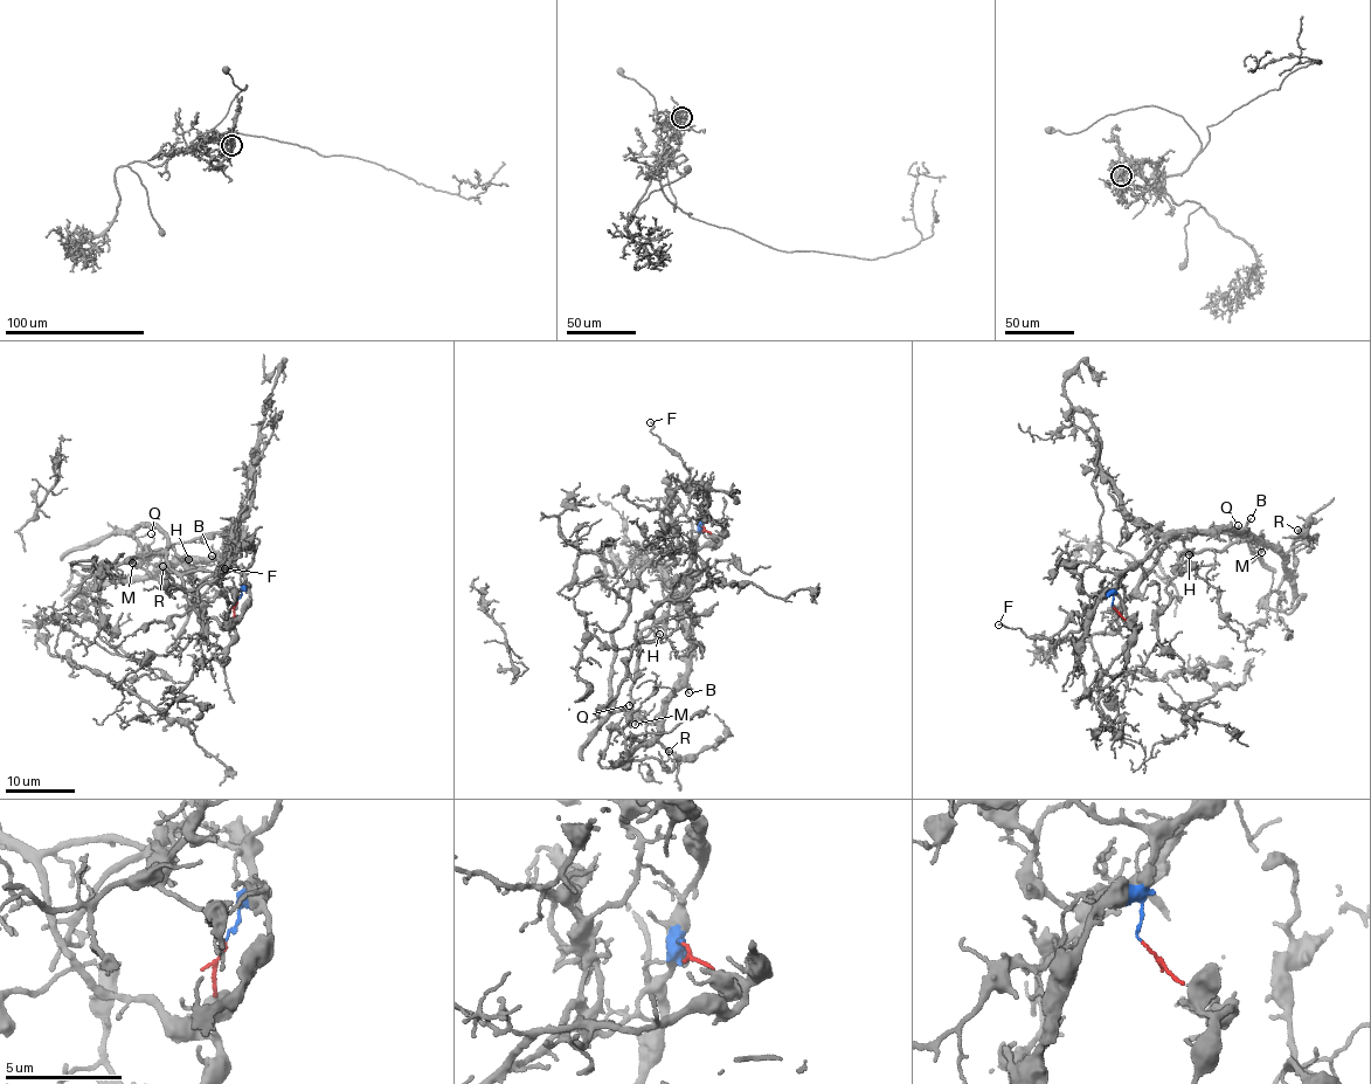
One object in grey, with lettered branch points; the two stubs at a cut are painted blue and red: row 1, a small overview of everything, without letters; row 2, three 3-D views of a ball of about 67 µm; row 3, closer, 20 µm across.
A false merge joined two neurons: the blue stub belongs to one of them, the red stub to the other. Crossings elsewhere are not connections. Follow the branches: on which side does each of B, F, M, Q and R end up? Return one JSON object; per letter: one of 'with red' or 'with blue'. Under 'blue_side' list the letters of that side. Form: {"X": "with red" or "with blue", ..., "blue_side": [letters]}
{"B": "with blue", "F": "with red", "M": "with red", "Q": "with red", "R": "with blue", "blue_side": ["B", "R"]}

